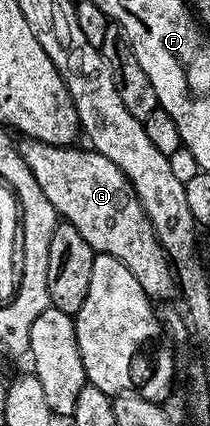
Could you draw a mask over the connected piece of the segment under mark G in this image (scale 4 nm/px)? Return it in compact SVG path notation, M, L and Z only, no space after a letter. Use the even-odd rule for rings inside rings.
M29 139L19 140L17 146L48 203L52 203L65 224L76 227L76 231L88 239L95 253L107 253L120 259L124 267L136 275L140 287L144 287L151 299L175 296L176 278L170 258L158 241L144 207L138 202L132 183L112 159L85 148L49 145Z

